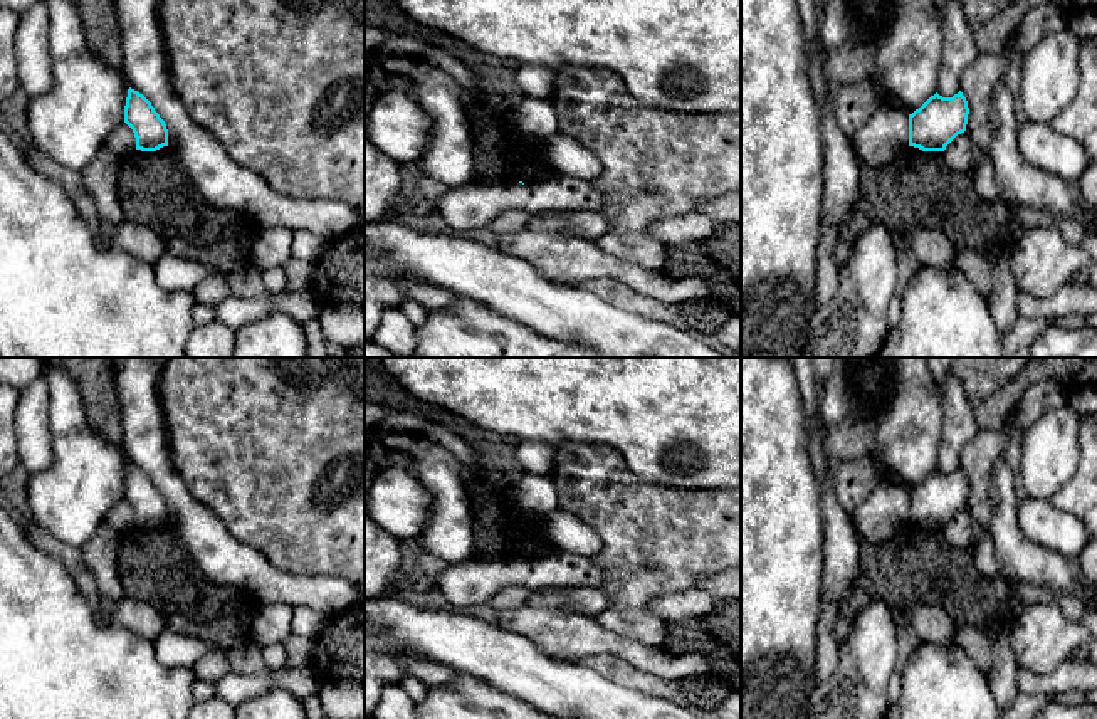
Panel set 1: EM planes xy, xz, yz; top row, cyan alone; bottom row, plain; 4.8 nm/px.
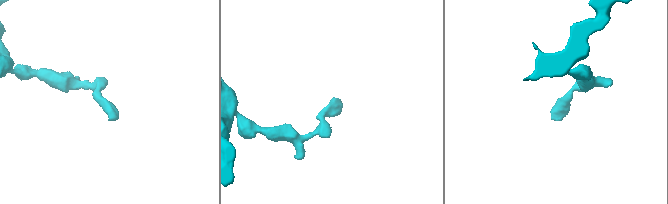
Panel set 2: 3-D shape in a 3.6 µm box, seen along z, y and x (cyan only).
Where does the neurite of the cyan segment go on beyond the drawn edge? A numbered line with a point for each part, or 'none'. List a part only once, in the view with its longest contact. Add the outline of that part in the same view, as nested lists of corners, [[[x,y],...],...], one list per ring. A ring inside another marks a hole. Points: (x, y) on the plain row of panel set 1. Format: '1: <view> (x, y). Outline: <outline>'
none

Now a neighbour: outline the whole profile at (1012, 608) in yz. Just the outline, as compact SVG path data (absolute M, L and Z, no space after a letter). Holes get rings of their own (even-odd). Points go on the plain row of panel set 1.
M1003 593L1003 606L1000 610L1000 618L1011 625L1020 617L1021 611L1023 606L1020 605L1020 601Z

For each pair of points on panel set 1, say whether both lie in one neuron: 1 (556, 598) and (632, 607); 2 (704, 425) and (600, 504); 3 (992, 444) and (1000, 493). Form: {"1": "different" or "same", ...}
{"1": "different", "2": "different", "3": "different"}

